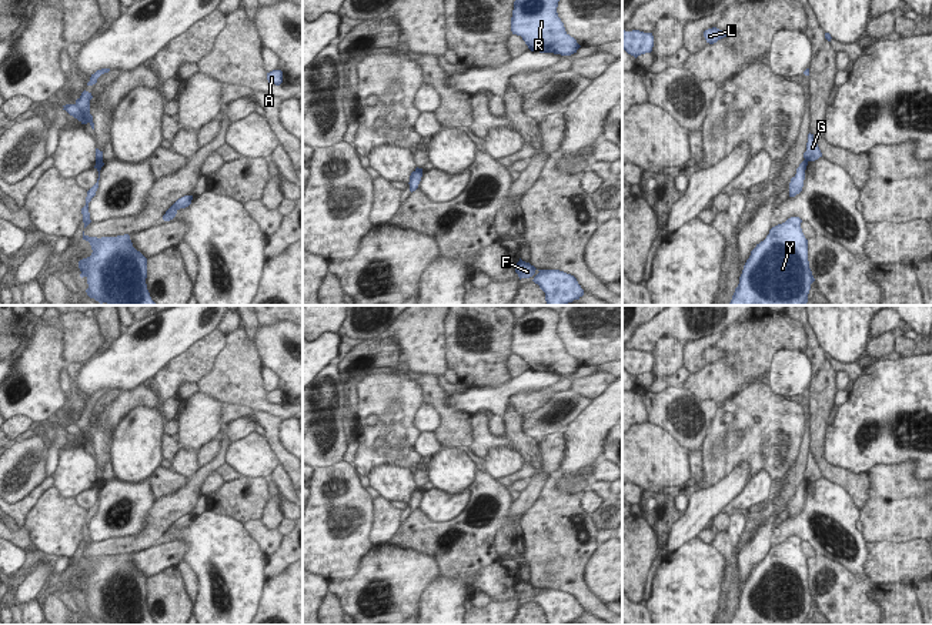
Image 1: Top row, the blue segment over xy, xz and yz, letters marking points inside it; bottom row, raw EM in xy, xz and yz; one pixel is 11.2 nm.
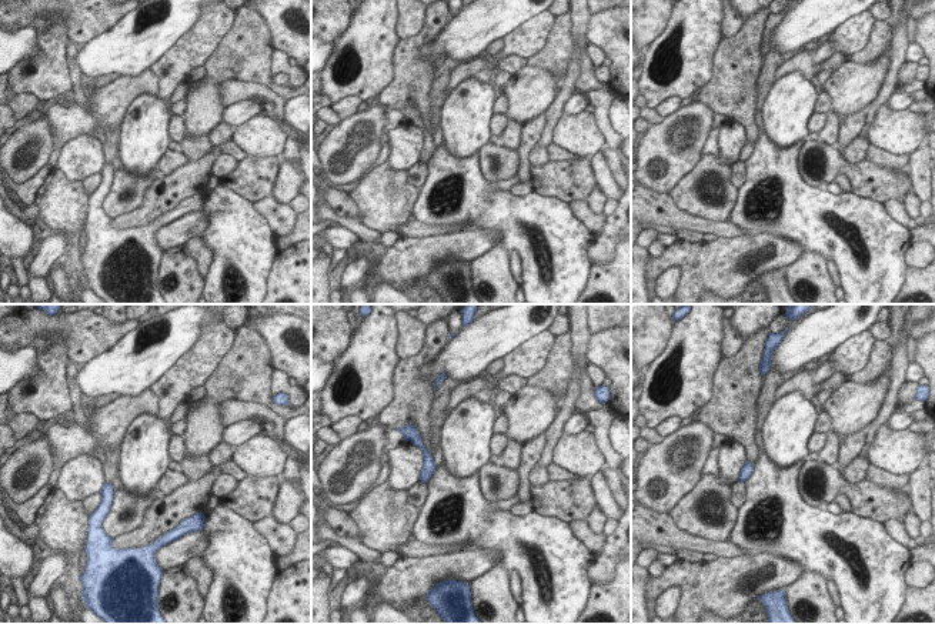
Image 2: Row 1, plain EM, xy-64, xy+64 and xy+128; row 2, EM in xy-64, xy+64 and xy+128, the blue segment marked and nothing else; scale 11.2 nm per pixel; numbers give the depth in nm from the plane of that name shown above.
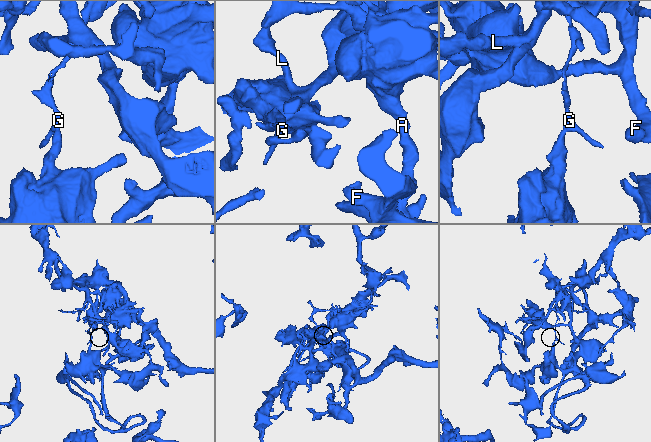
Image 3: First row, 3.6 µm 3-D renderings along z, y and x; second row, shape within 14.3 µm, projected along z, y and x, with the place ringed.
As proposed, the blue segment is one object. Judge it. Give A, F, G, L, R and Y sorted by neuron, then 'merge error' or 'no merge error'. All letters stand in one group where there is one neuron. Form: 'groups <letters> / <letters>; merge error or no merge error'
groups A F L R Y / G; merge error

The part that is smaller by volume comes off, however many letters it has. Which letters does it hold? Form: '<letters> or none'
G

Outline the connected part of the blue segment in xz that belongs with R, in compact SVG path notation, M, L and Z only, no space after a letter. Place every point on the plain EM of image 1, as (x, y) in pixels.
M540 308L514 321L512 354L521 355L531 371L571 375L581 367L558 337L559 312Z

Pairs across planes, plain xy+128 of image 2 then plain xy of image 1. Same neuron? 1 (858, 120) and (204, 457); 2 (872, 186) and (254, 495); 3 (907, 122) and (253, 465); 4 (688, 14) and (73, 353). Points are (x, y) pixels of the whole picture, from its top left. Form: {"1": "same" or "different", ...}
{"1": "same", "2": "same", "3": "same", "4": "different"}

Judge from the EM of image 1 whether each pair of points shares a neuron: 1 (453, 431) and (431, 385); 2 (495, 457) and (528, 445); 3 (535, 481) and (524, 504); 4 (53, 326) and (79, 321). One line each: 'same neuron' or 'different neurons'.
1: same neuron
2: different neurons
3: same neuron
4: different neurons

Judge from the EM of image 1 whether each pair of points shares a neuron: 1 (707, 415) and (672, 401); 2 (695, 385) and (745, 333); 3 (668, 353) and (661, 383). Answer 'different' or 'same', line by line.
1: same
2: same
3: same

